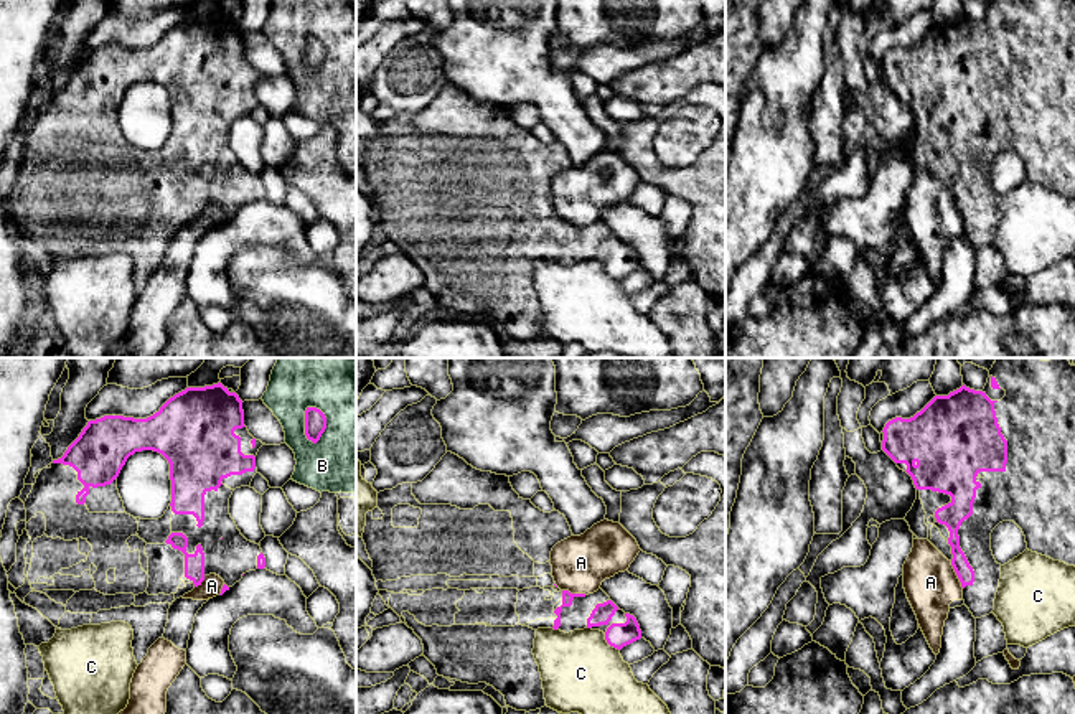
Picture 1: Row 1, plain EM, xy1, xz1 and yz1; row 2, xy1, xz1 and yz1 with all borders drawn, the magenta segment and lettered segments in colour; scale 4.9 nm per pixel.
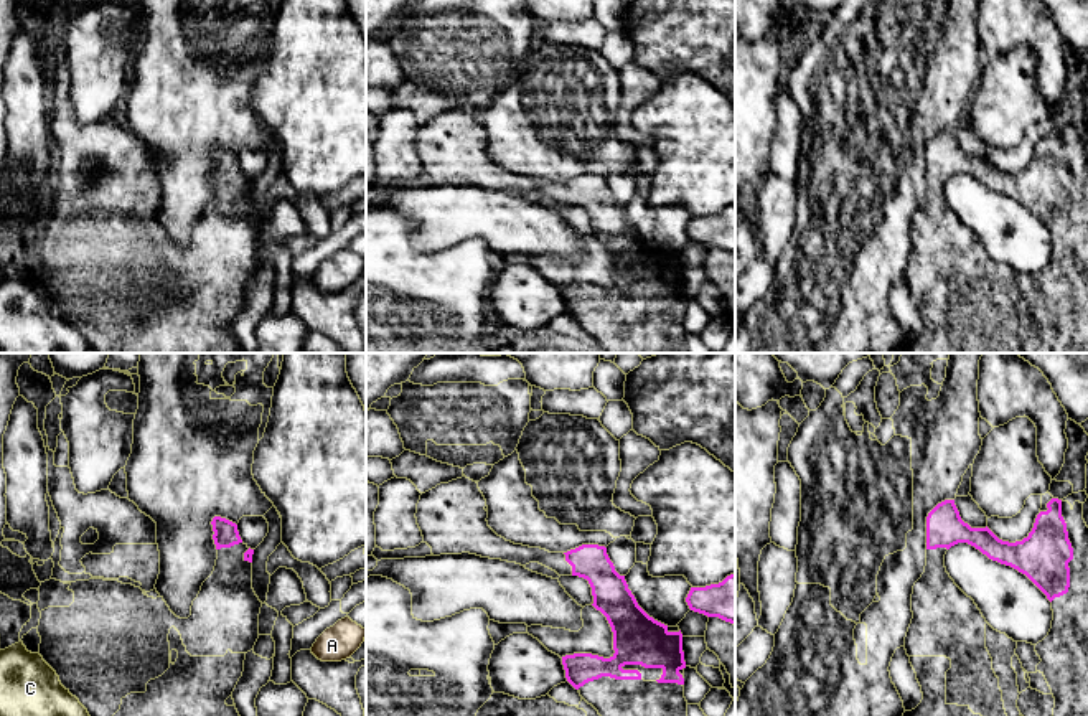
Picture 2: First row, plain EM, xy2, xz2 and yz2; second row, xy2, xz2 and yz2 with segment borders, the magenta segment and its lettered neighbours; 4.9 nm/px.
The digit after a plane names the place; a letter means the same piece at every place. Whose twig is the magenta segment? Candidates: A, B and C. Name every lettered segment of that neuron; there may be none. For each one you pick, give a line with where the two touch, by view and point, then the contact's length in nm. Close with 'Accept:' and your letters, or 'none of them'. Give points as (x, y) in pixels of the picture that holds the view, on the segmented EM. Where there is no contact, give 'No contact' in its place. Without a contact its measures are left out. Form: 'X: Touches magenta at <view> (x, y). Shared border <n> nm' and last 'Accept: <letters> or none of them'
Accept: none of them

